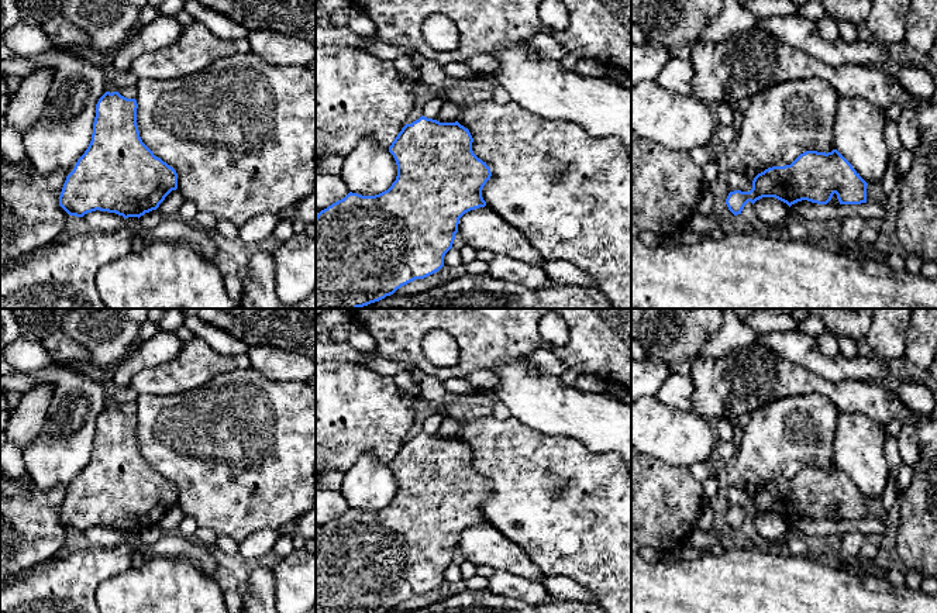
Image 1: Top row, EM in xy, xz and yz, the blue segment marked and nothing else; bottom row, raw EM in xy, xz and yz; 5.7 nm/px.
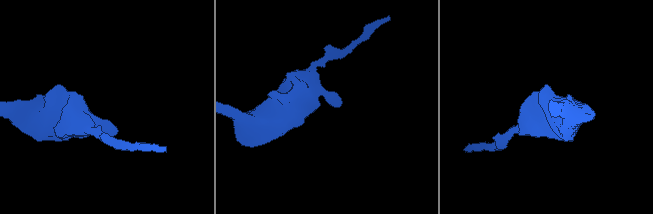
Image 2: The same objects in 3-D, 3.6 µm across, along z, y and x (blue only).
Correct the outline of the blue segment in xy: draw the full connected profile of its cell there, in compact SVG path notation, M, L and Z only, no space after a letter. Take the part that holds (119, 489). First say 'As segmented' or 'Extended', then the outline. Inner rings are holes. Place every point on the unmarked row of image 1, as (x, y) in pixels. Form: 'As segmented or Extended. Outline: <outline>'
As segmented. Outline: M106 407L96 420L92 457L63 499L59 521L83 533L100 526L141 533L178 504L176 486L142 458L137 416Z

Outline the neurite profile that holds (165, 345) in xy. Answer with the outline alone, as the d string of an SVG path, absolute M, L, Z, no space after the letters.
M159 330L154 337L134 347L113 368L113 389L130 388L132 378L145 369L156 368L173 358L182 349L183 342L176 333Z

